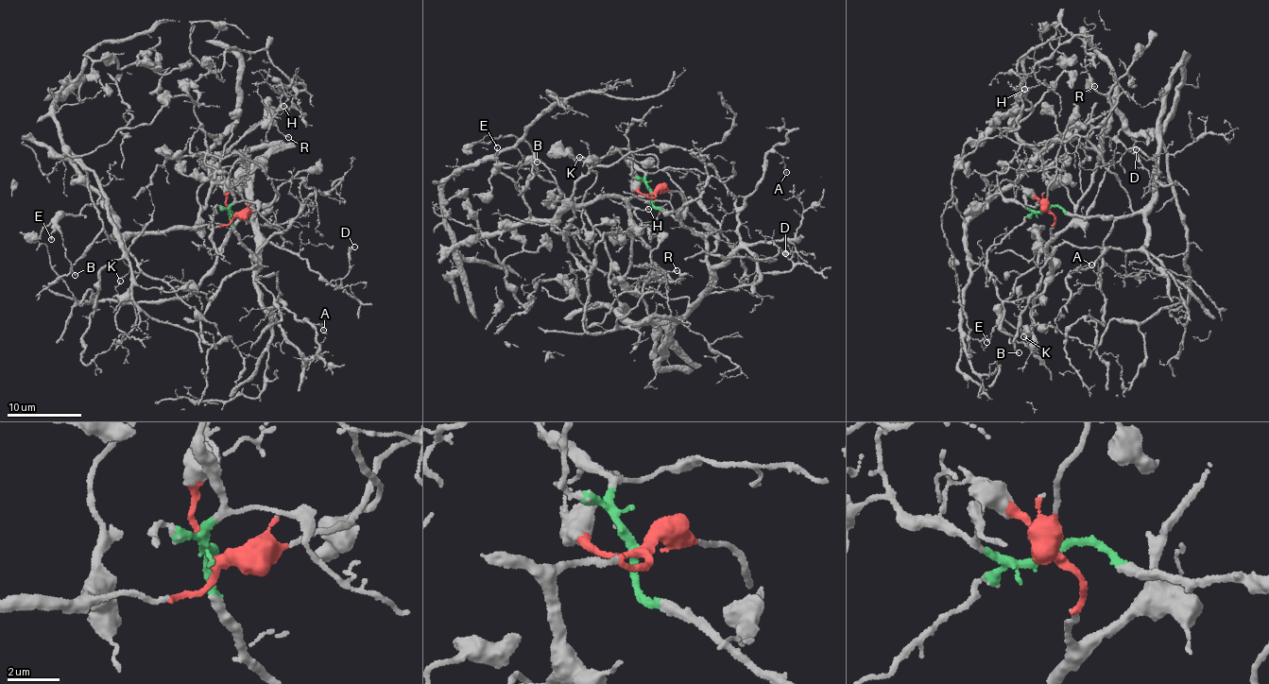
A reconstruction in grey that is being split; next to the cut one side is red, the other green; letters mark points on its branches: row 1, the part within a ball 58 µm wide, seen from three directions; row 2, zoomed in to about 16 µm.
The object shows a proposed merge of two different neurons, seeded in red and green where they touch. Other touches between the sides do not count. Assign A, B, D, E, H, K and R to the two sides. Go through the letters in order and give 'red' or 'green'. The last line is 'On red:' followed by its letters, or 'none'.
A: green
B: red
D: green
E: red
H: green
K: red
R: red
On red: B, E, K, R

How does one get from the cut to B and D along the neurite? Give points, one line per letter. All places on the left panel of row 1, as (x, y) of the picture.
B: (231, 213), (225, 227), (176, 225), (124, 233), (102, 197), (58, 221), (75, 275)
D: (231, 213), (257, 264), (252, 267), (259, 264), (260, 247), (270, 242), (297, 253), (338, 285), (354, 247)

